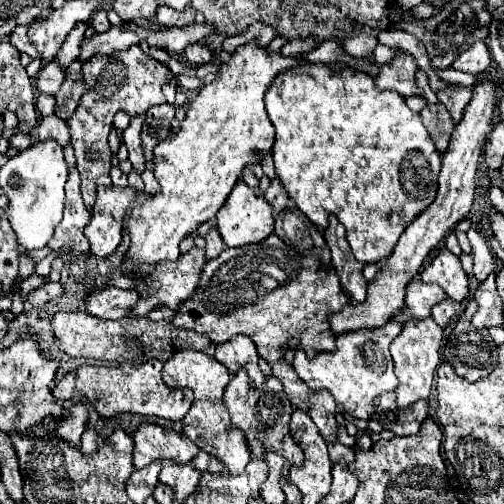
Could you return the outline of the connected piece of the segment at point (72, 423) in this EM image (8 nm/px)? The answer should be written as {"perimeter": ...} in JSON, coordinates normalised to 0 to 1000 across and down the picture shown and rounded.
{"perimeter":[[[151,800],[139,812],[139,823],[123,827],[107,851],[111,863],[119,863],[123,871],[139,875],[143,883],[147,879],[159,883],[159,867],[171,855],[171,847],[175,847],[175,808],[167,800]]]}

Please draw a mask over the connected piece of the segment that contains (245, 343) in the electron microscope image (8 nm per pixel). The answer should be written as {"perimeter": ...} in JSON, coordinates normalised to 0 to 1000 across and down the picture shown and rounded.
{"perimeter":[[[468,665],[452,681],[437,681],[425,692],[425,708],[452,728],[456,740],[468,740],[476,728],[492,732],[500,768],[520,768],[528,744],[512,728],[512,696],[492,665]]]}

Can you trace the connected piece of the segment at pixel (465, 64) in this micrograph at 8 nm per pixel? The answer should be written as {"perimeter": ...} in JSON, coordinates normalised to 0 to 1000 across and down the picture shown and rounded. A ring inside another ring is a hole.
{"perimeter":[[[948,81],[929,101],[921,101],[897,125],[897,133],[909,137],[909,141],[921,141],[921,145],[952,149],[952,145],[960,145],[972,133],[972,125],[976,125],[976,113],[972,113],[972,101],[968,101],[964,85],[960,81]]]}

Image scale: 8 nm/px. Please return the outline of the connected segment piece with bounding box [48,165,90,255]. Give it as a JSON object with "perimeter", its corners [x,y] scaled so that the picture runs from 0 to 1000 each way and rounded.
{"perimeter":[[[151,327],[139,331],[135,359],[131,359],[131,407],[127,407],[127,431],[115,442],[103,474],[95,478],[95,490],[103,498],[115,498],[119,490],[139,490],[143,506],[159,506],[179,498],[175,474],[167,466],[167,450],[179,438],[179,423],[167,411],[163,387],[159,387],[159,347]]]}

